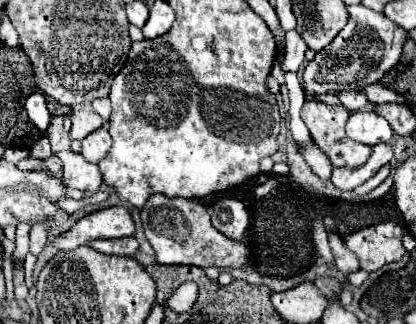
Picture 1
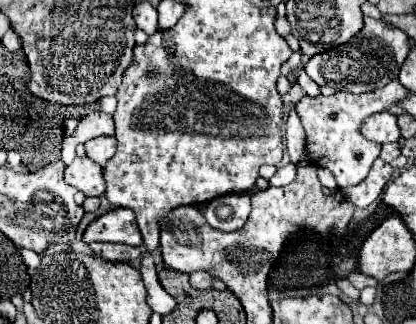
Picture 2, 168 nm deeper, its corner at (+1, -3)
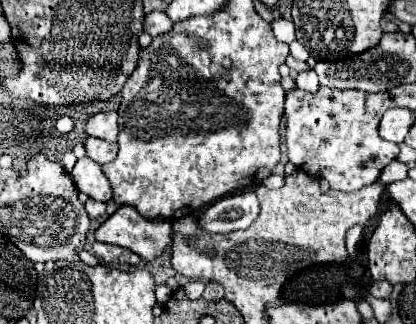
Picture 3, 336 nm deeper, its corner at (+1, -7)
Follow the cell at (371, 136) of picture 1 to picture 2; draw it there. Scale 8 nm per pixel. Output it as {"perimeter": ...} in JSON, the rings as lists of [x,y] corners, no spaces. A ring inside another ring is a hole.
{"perimeter":[[[380,111],[376,115],[370,115],[370,119],[366,119],[366,123],[362,125],[362,133],[366,139],[380,143],[380,145],[400,139],[396,115],[388,113],[388,111]]]}

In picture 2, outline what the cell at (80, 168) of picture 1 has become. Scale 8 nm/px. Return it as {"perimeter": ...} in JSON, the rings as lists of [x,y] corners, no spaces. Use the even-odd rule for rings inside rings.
{"perimeter":[[[76,157],[68,167],[66,167],[66,183],[76,187],[88,197],[100,197],[106,189],[104,177],[102,177],[102,167],[88,157]]]}

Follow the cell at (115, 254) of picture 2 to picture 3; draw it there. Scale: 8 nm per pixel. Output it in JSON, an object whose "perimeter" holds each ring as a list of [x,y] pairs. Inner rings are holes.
{"perimeter":[[[94,243],[94,255],[98,259],[102,259],[106,265],[130,265],[130,267],[136,267],[142,263],[142,259],[132,253],[130,249],[122,249],[122,247],[116,247],[116,245],[108,245],[108,243]]]}

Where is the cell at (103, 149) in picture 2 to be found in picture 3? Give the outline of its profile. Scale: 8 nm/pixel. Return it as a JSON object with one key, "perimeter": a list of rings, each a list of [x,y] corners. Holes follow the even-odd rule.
{"perimeter":[[[88,137],[84,145],[86,145],[86,155],[90,159],[94,159],[96,163],[100,163],[100,165],[110,163],[112,159],[116,159],[116,153],[118,153],[116,143],[102,141],[102,139],[96,139],[96,137]]]}

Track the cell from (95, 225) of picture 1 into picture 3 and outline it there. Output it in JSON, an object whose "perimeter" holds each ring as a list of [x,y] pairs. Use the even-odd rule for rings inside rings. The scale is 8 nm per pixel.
{"perimeter":[[[120,207],[114,215],[110,215],[96,231],[96,241],[102,243],[110,243],[110,245],[118,245],[118,247],[126,247],[130,251],[134,251],[136,255],[140,255],[146,261],[152,261],[156,257],[160,257],[172,241],[172,219],[142,219],[142,215],[138,215],[138,211],[134,207]]]}

